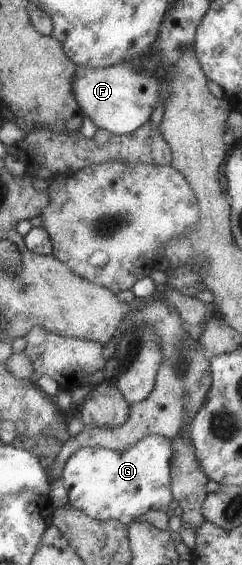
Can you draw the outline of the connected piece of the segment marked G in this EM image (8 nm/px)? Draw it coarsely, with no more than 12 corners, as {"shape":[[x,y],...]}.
{"shape":[[174,444],[83,447],[66,507],[129,524],[172,500]]}

